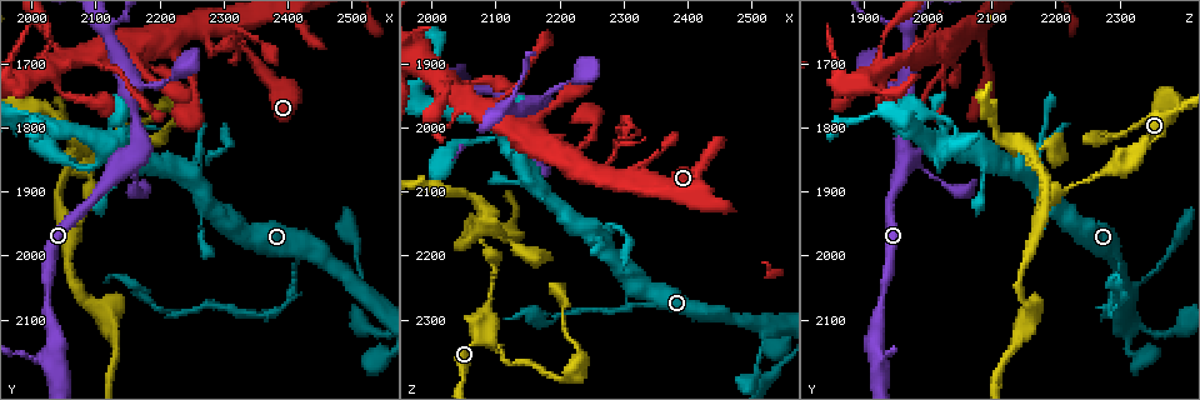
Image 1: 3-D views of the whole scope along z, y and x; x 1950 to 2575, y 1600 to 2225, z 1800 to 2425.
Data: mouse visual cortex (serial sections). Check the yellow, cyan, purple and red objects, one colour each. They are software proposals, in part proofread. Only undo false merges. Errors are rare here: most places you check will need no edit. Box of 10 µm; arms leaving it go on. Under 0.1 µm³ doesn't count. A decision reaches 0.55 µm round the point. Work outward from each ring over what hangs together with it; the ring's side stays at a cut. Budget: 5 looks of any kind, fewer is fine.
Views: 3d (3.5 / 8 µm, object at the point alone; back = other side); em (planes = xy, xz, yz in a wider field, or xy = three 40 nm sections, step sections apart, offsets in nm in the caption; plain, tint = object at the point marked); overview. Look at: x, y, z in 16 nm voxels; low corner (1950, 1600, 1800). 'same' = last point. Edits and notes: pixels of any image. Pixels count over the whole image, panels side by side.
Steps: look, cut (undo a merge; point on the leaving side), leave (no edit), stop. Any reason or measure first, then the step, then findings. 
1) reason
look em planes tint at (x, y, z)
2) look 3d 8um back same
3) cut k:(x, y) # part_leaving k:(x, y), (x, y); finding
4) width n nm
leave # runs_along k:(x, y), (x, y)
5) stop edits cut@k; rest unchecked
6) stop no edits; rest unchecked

look 3d 3.5um at (2025, 1705, 1935)

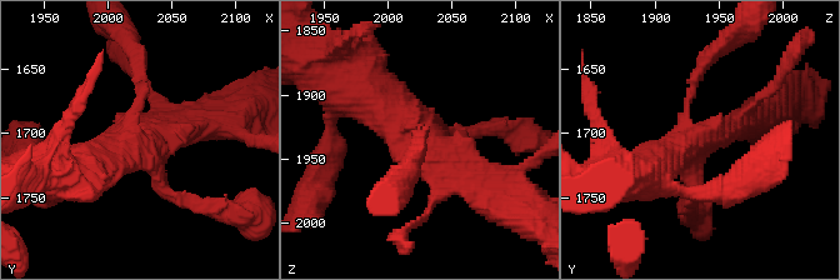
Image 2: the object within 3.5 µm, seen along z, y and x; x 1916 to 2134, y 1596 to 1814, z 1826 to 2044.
arms 4; arm_widths 150, 200, 400, 450 nm
look em planes plain at (2026, 1706, 1934)

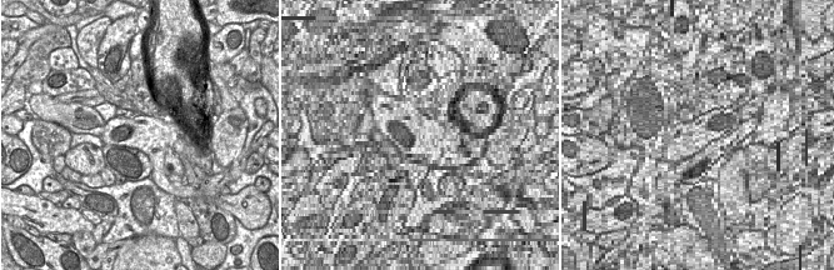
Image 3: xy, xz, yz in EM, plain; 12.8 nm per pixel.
look em planes tint same

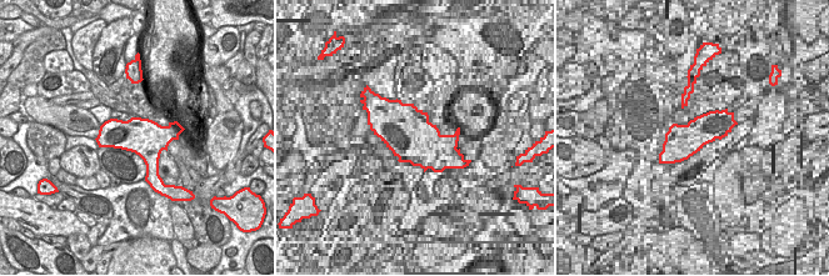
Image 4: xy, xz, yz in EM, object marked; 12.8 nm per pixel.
width 480 nm
leave # runs_along 2:(486, 186), (468, 180), (360, 86); all the same cell

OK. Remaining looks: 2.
a narrow waist
look 3d 3.5um at (2070, 1950, 2170)

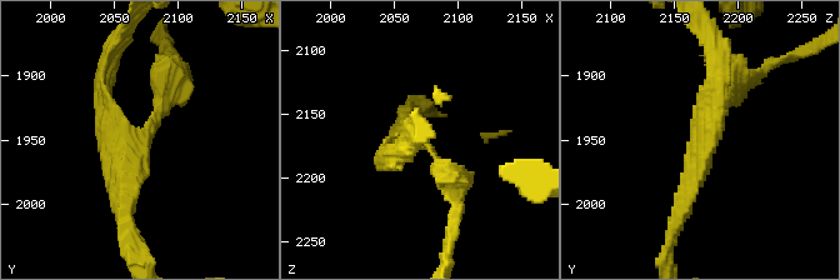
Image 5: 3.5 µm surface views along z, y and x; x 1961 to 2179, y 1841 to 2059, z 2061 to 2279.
arms 3; arm_widths 200, 250, 250 nm
look em xy step 1 tint at (2068, 1950, 2170)

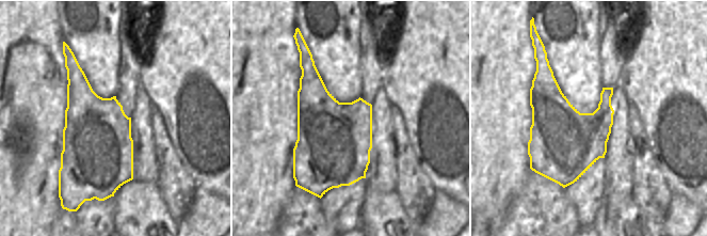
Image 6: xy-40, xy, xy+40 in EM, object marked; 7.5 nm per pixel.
width 550 nm
leave # runs_along 5:(453, 180), (421, 141), (383, 160); all the same cell

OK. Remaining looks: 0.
stop no edits; rest unchecked

